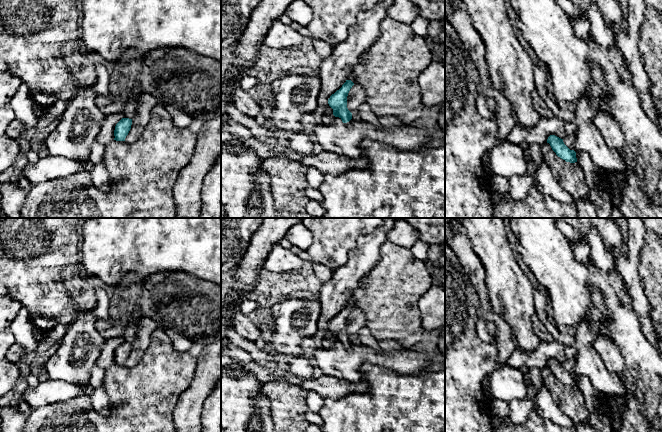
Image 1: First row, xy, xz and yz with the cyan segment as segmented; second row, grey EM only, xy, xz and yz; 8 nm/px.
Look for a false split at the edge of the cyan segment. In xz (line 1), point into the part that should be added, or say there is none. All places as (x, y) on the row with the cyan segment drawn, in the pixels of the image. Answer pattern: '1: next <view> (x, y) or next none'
1: next none

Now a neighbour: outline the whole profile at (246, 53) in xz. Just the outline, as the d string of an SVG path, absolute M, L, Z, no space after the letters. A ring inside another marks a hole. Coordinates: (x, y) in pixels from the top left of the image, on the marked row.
M261 0L252 11L247 27L237 42L233 61L221 77L221 115L225 117L222 125L228 121L226 105L233 103L232 82L238 76L255 73L259 49L271 23L279 20L293 1L295 0Z

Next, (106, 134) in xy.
M113 114L107 116L107 118L101 124L101 128L97 134L96 141L103 145L113 141L115 138L115 126L122 118L122 114Z

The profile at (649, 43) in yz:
M651 6L645 9L637 44L650 80L654 105L662 114L662 21Z

